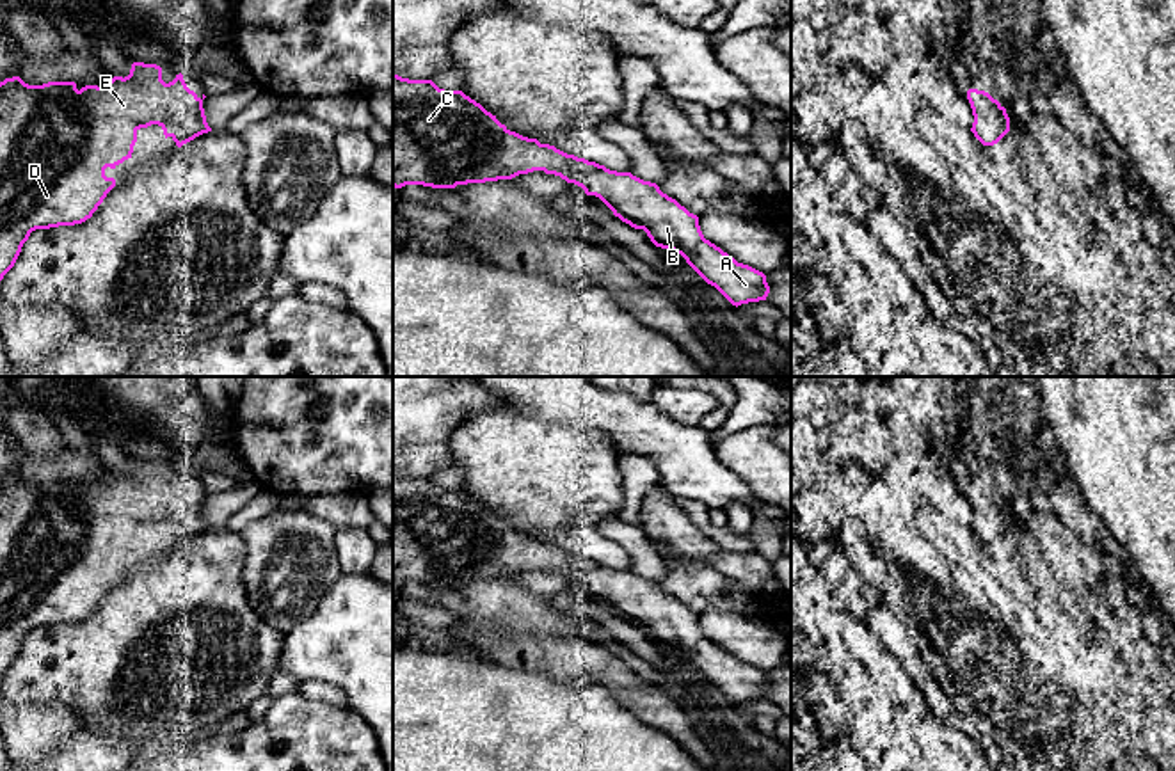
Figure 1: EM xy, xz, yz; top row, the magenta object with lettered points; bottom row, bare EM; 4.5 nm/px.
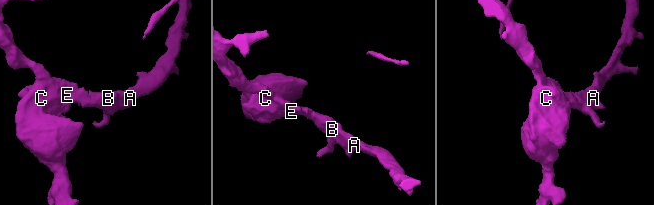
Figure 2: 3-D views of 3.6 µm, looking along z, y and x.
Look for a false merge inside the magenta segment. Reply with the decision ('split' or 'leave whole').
leave whole

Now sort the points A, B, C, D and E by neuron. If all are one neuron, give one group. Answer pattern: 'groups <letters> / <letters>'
groups A B C D E

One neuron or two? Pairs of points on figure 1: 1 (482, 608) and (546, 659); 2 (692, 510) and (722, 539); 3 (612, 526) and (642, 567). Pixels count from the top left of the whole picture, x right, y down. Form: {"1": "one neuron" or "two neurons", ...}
{"1": "two neurons", "2": "one neuron", "3": "one neuron"}

